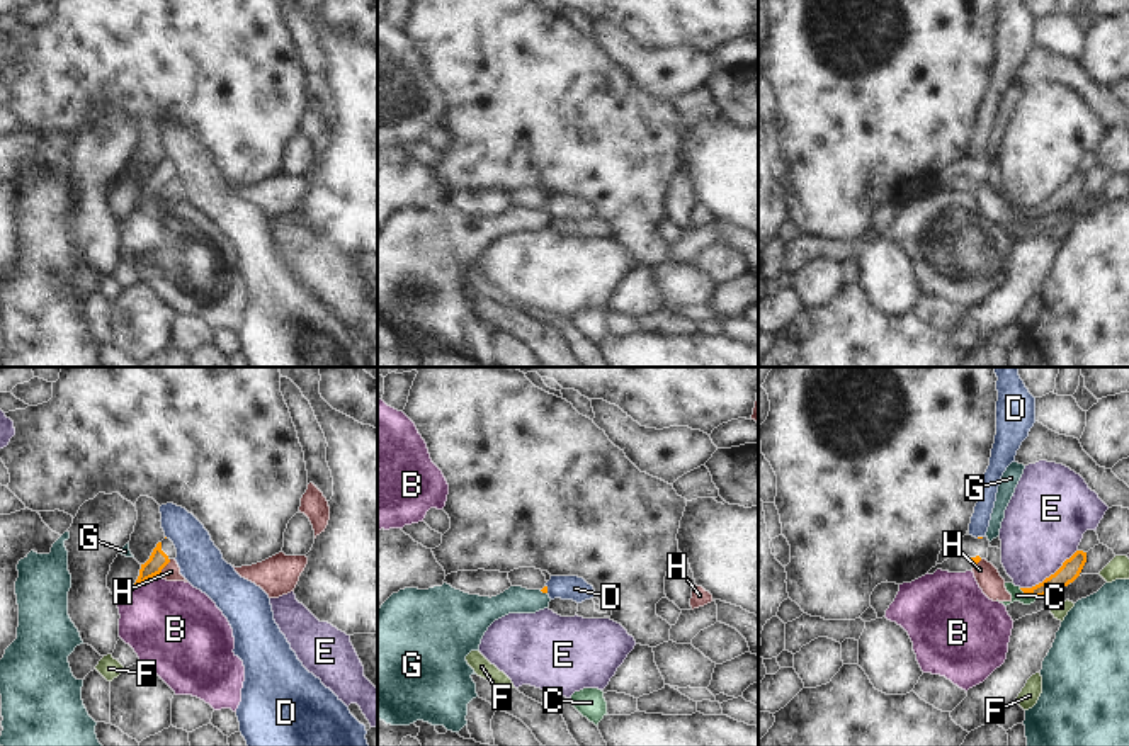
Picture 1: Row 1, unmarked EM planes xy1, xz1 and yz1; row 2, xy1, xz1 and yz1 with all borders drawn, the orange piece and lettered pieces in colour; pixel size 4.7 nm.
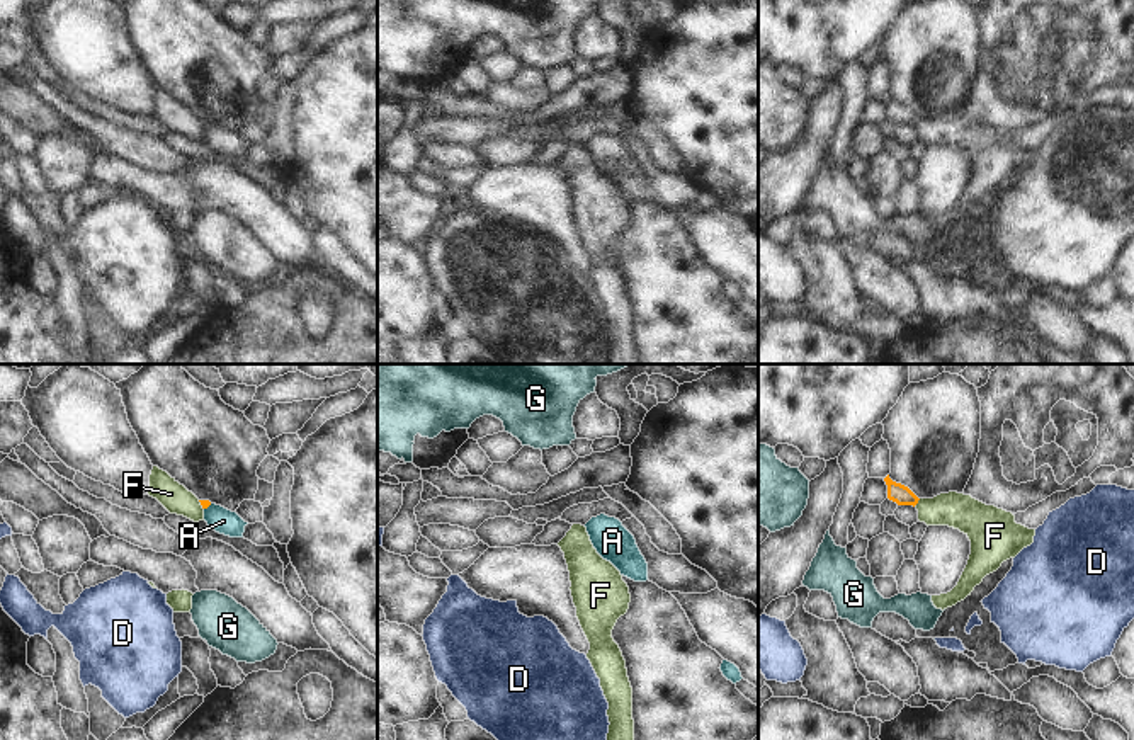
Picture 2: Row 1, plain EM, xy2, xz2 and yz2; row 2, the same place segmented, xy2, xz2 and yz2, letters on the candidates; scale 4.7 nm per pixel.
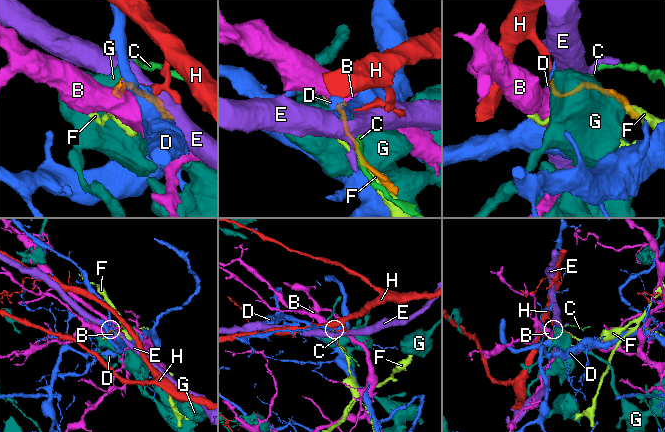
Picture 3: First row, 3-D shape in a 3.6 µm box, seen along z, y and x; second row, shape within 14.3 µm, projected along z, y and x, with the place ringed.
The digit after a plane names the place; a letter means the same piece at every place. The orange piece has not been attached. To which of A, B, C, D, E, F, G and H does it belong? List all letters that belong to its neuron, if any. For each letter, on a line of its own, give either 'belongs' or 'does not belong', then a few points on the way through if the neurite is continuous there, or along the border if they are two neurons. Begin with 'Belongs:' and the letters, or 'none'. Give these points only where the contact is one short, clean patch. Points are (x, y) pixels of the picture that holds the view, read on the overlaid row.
Belongs: A
A: belongs; runs through xy2 (204, 504), (208, 506), (223, 521)
B: does not belong; border along xy1 (158, 573), (135, 588)
C: does not belong
D: does not belong; border along xz1 (546, 585), (548, 592)
E: does not belong; border along yz1 (1077, 549), (1041, 582), (1021, 588)
F: does not belong
G: does not belong; border along xz1 (539, 590), (546, 593)
H: does not belong; border along xy1 (170, 559), (158, 573)

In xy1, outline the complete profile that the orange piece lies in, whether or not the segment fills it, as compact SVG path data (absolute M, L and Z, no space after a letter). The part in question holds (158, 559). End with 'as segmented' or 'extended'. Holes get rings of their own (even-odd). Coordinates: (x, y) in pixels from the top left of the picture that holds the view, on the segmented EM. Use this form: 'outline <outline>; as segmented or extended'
outline M163 539L153 549L150 559L141 564L139 576L134 588L141 586L146 579L162 573L162 569L177 557L177 549L170 539Z; extended

